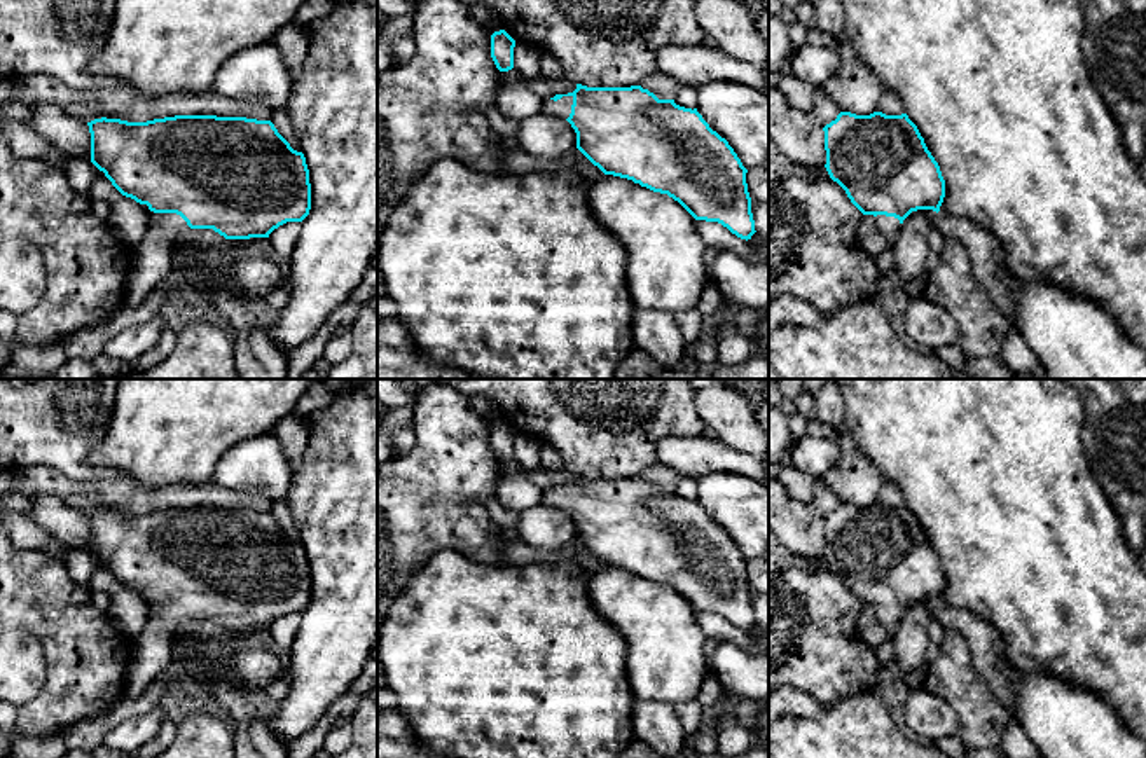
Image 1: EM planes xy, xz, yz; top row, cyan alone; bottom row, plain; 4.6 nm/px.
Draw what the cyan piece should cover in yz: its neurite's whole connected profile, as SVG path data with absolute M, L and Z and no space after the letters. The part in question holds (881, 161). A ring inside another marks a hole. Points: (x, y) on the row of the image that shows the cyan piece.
M840 112L835 121L823 127L826 171L863 213L873 215L879 229L896 238L903 220L917 210L940 211L945 197L945 180L940 166L928 150L917 126L907 114L886 115L873 112L856 115Z

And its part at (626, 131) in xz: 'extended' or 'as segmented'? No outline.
extended

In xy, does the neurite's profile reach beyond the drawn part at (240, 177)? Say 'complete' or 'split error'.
split error

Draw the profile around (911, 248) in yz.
M933 210L912 211L893 239L894 269L907 300L924 297L929 278L926 260L931 253L928 234L935 227L935 217Z

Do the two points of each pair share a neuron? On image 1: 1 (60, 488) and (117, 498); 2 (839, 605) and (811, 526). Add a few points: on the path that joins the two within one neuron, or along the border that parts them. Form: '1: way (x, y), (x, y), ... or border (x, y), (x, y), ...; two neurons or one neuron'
1: way (74, 495), (103, 495); one neuron
2: border (787, 547), (795, 554), (823, 559); two neurons

